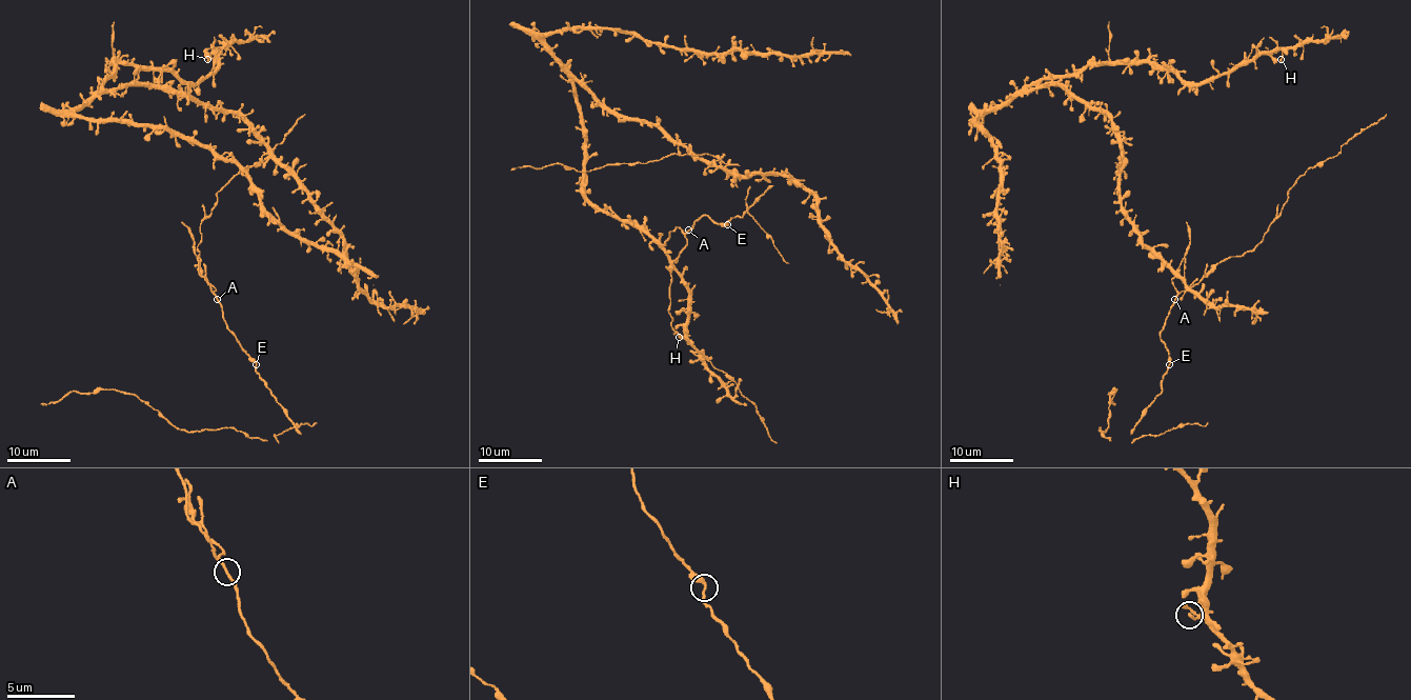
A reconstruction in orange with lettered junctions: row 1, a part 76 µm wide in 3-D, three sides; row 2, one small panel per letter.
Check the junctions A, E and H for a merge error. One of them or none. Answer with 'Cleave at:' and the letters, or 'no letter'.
Cleave at: no letter

